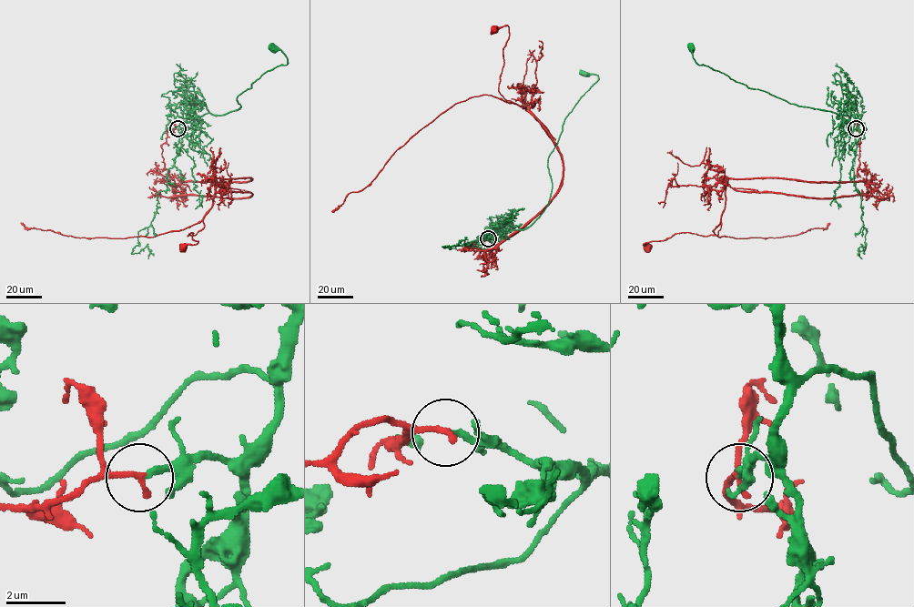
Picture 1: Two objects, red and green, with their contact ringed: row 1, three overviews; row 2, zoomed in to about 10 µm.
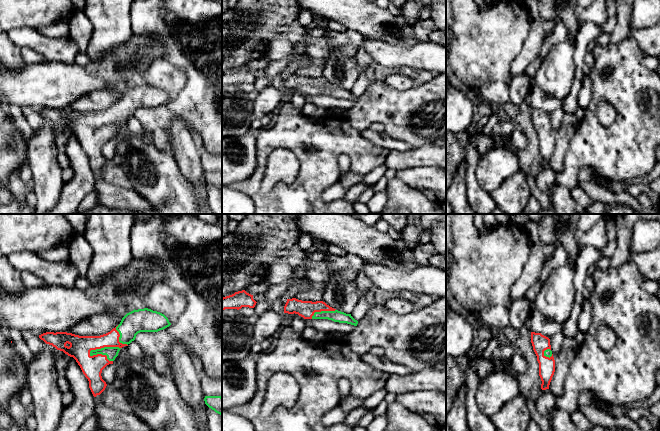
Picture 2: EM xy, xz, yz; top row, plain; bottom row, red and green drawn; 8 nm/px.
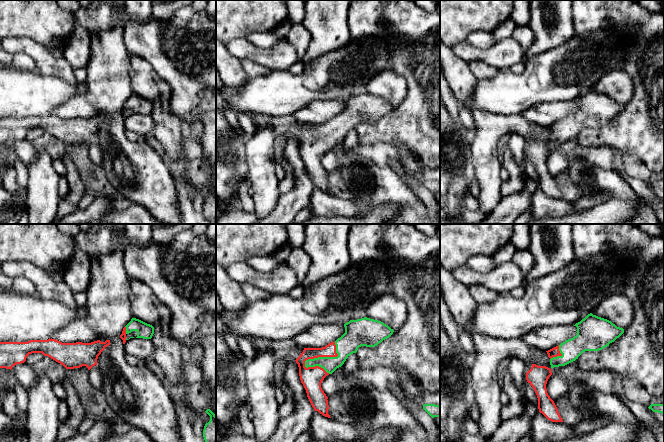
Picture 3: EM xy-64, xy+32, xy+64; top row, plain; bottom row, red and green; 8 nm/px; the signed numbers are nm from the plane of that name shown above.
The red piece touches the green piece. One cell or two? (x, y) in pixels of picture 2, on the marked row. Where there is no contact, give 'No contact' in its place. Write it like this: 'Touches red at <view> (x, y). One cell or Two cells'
Touches red at xy (103, 347). Two cells

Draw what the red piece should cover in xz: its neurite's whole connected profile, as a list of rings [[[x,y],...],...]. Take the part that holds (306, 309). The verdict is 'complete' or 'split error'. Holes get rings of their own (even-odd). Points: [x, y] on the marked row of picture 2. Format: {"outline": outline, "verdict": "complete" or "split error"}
{"outline": [[[296,298],[287,299],[284,306],[284,313],[298,314],[304,319],[312,319],[315,312],[321,311],[335,311],[336,309],[330,307],[323,301],[302,301]]], "verdict": "complete"}

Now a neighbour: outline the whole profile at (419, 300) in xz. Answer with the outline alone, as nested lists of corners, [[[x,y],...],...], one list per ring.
[[[401,291],[399,296],[402,299],[412,302],[418,308],[424,308],[434,302],[434,298],[426,294],[414,294],[411,291]]]

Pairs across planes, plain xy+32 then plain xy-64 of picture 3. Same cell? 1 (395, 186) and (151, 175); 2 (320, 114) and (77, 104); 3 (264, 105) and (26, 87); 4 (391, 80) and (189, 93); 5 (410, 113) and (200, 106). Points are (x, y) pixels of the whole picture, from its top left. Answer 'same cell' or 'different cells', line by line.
1: same cell
2: same cell
3: same cell
4: different cells
5: same cell

